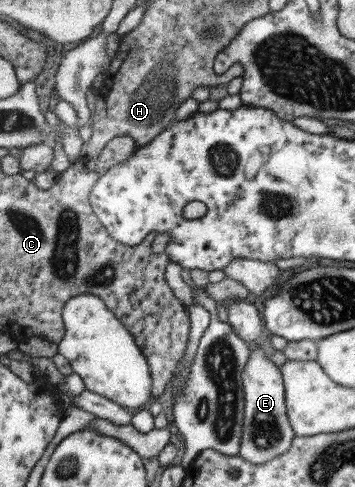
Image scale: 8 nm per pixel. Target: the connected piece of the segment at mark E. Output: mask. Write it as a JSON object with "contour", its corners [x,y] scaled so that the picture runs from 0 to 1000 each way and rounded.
{"contour":[[[721,715],[707,721],[696,758],[685,766],[690,799],[690,858],[685,869],[685,903],[673,934],[704,951],[755,951],[820,922],[831,901],[808,846],[806,799],[792,756],[777,754],[752,735],[744,717]]]}

